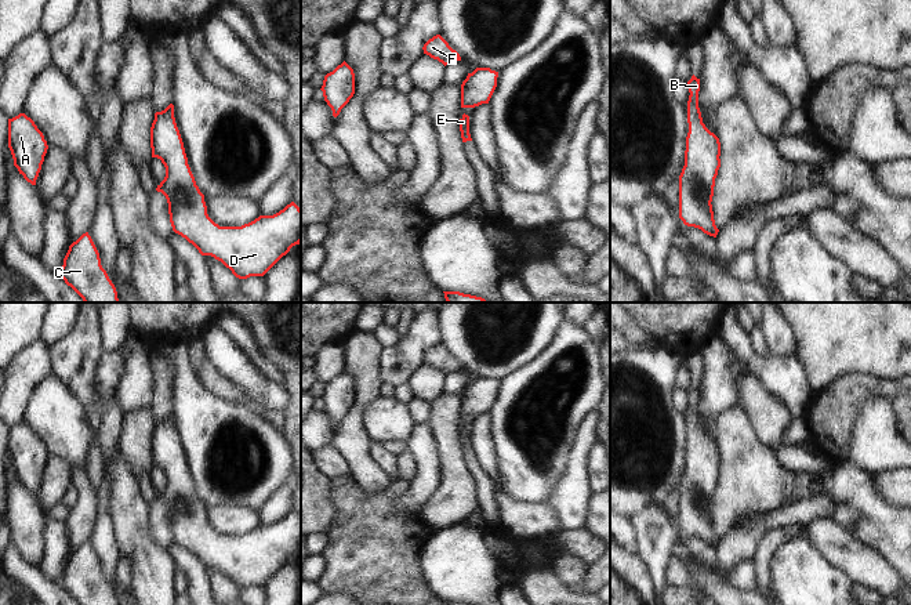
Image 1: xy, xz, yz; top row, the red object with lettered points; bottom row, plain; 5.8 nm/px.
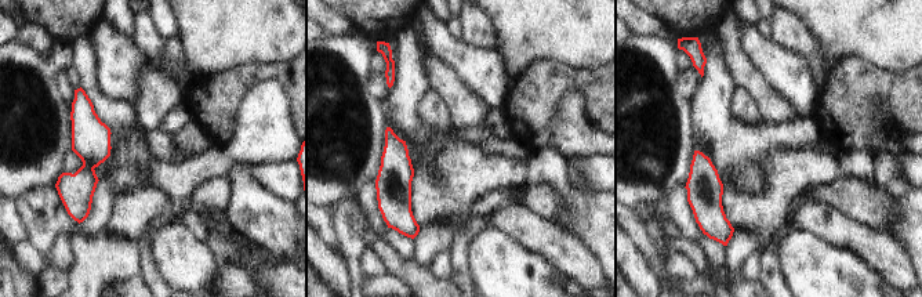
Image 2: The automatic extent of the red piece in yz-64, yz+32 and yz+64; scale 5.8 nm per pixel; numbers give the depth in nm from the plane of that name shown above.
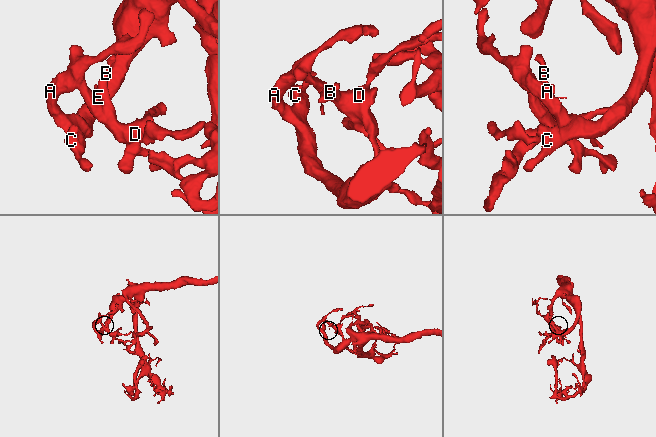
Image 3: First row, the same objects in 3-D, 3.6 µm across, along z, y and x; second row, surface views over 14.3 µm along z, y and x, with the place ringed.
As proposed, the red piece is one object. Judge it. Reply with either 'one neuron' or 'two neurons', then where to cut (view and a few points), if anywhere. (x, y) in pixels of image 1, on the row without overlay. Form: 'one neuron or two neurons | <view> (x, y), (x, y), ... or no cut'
one neuron | no cut

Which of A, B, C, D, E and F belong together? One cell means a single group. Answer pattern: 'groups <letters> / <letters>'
groups A B C D E F

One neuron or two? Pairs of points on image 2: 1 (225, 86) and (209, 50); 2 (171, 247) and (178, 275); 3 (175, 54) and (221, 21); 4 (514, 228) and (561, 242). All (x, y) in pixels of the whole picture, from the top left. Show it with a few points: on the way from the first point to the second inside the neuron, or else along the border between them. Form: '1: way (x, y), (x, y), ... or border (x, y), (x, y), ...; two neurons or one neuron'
1: border (250, 62), (243, 62), (198, 79); two neurons
2: way (178, 254), (178, 268); one neuron
3: border (180, 37), (188, 65), (196, 79); two neurons
4: way (525, 228), (550, 241); one neuron

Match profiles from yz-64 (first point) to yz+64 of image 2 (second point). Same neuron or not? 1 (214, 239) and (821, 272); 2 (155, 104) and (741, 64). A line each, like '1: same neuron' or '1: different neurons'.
1: different neurons
2: same neuron

